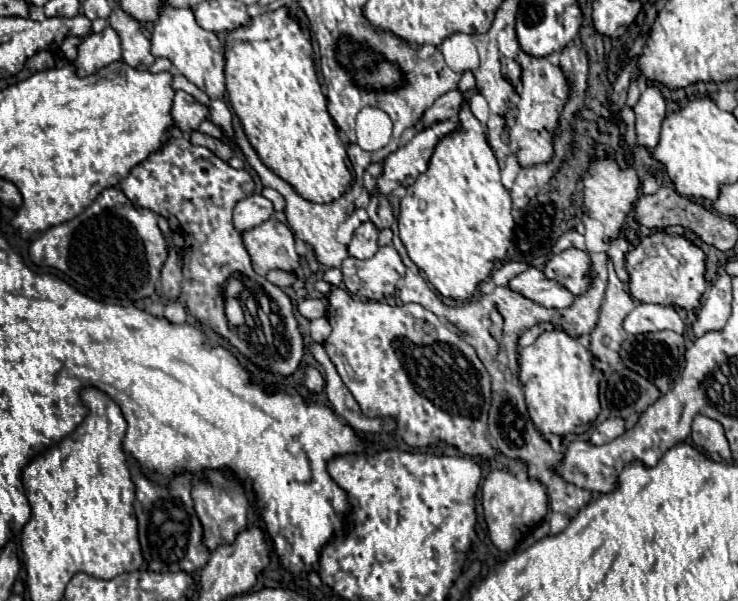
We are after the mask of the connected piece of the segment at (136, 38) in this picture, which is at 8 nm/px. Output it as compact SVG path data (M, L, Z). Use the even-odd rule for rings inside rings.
M118 4L112 8L112 14L108 20L110 20L110 26L118 32L122 40L124 62L132 68L138 68L140 64L150 66L154 62L154 56L150 54L150 40L142 36L138 22L130 14L122 12Z

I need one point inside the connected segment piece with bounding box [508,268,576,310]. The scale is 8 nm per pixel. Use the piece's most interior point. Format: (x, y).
(533, 283)

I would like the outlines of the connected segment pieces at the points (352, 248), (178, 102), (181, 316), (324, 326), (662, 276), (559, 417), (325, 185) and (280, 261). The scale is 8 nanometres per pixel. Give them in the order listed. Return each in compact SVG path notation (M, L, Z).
M370 220L360 224L360 228L354 232L354 238L348 246L350 256L360 258L360 260L372 258L374 252L378 250L378 234L380 234L380 230L374 228L374 224Z
M176 92L174 106L172 106L174 126L180 130L196 130L202 120L210 116L210 110L204 104L198 104L194 96L186 92Z
M170 300L170 302L166 302L164 316L166 316L170 322L180 324L180 322L186 320L186 308L184 308L182 302L178 302L178 300Z
M322 317L310 322L310 335L313 341L323 344L330 335L332 328L328 319Z
M654 232L644 236L638 246L626 254L626 270L630 274L628 288L632 298L646 304L666 304L682 310L700 306L704 294L704 252L684 236L668 236Z
M550 330L536 338L534 344L520 350L520 382L526 396L526 406L532 422L542 434L584 434L600 414L598 384L602 374L592 366L592 356L574 338L562 330Z
M278 8L274 12L264 12L250 18L248 26L236 28L228 34L224 50L224 76L228 100L236 116L240 118L242 128L252 148L258 152L262 164L266 164L276 176L286 180L304 200L328 204L350 190L352 168L338 128L326 110L326 96L322 94L312 56L314 52L310 44L310 34L298 26L288 8Z
M270 218L260 226L246 230L242 238L252 258L252 266L260 276L266 276L266 272L274 268L296 272L300 266L300 256L294 248L294 234L276 218Z

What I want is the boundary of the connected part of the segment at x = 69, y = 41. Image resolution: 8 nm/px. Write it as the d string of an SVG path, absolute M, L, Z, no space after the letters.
M68 36L64 42L62 42L62 46L60 46L60 50L62 50L62 54L66 56L66 60L76 60L76 56L78 56L78 44L80 44L82 40L80 38L76 38L76 36Z

